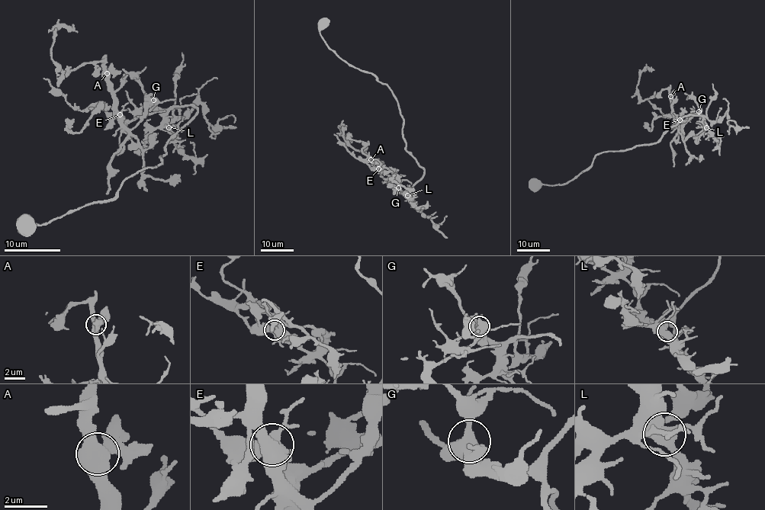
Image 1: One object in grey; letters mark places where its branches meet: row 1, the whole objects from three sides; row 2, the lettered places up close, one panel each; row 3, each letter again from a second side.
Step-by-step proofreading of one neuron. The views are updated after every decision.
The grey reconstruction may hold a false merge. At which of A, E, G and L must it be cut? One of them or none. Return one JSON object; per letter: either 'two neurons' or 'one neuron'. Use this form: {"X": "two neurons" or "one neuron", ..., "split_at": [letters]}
{"A": "one neuron", "E": "two neurons", "G": "one neuron", "L": "one neuron", "split_at": ["E"]}

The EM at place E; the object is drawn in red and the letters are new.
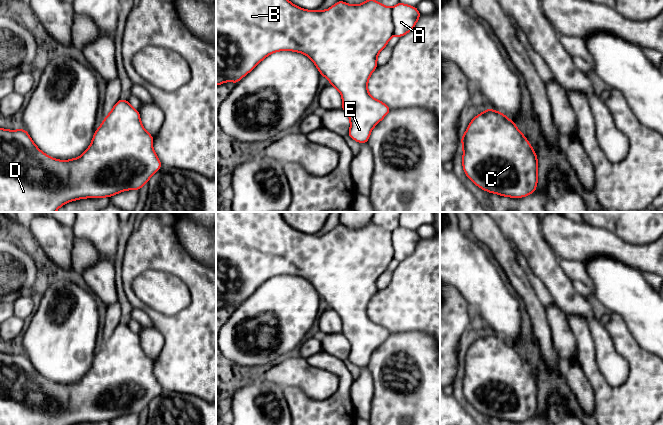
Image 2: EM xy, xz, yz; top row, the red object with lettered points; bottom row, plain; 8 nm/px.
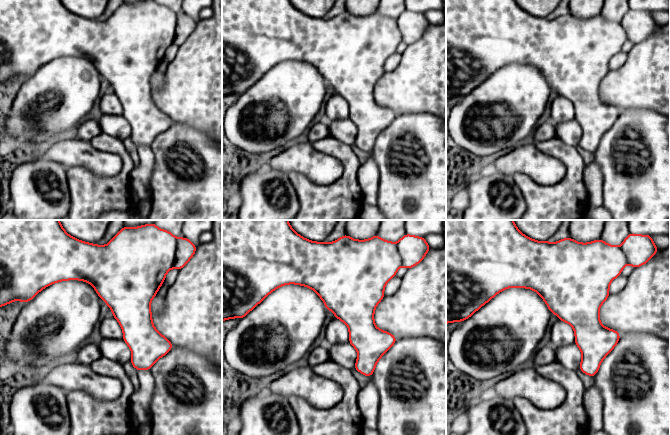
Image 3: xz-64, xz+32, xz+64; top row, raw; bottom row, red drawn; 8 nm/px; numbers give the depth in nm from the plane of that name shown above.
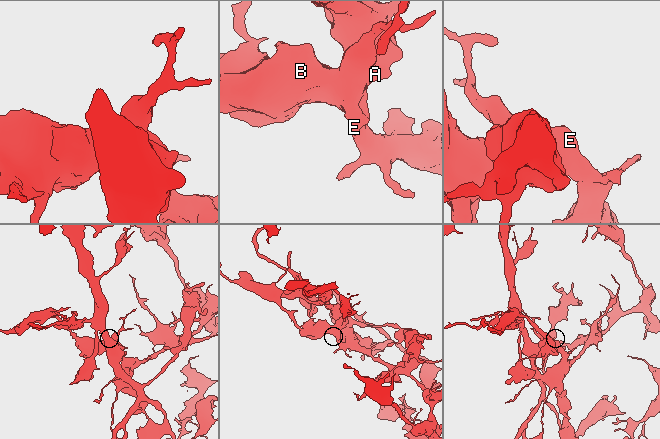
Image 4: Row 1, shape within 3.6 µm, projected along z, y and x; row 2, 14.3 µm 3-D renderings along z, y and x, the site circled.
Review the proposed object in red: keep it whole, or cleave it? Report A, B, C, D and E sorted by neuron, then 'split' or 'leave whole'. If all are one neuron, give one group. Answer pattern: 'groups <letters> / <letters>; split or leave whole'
groups A E / B C D; split

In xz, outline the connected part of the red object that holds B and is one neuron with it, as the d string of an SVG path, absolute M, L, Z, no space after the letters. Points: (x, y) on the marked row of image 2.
M216 0L216 86L229 81L237 84L264 58L284 50L305 54L319 68L327 61L316 47L322 27L338 32L346 47L345 68L336 77L352 78L353 23L391 21L392 8L376 0L358 5L339 0L327 11L305 10L289 0Z

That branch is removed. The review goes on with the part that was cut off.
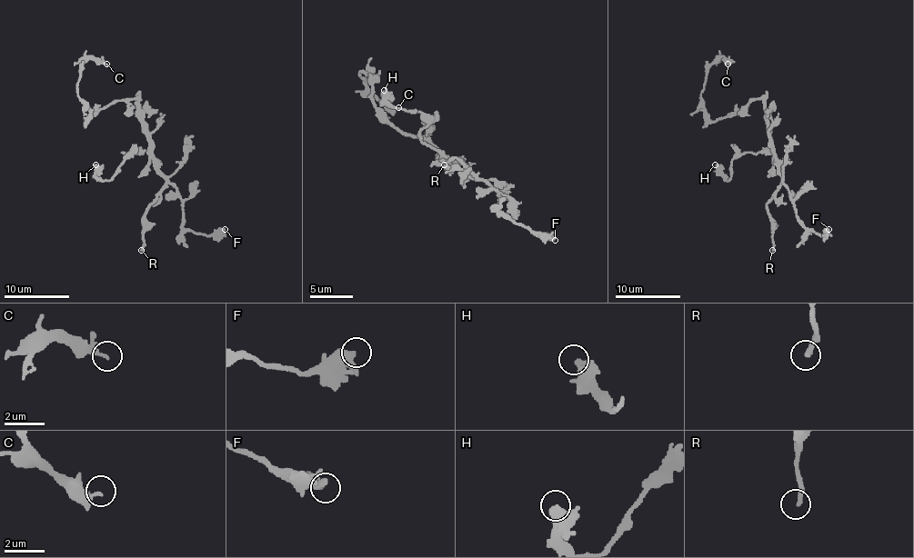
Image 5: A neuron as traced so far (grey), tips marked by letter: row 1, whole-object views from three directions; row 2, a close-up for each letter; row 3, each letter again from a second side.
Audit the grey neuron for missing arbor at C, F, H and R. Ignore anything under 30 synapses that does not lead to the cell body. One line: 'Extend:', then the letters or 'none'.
Extend: none

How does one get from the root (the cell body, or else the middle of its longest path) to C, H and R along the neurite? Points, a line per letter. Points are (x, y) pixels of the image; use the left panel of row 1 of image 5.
C: (142, 109), (135, 99), (123, 99), (87, 121), (89, 107), (77, 94), (79, 67), (89, 59), (106, 64)
H: (142, 109), (149, 146), (144, 151), (123, 153), (127, 154), (126, 158), (108, 180), (98, 175), (95, 164)
R: (142, 109), (142, 124), (150, 159), (165, 180), (165, 185), (145, 214), (141, 250)

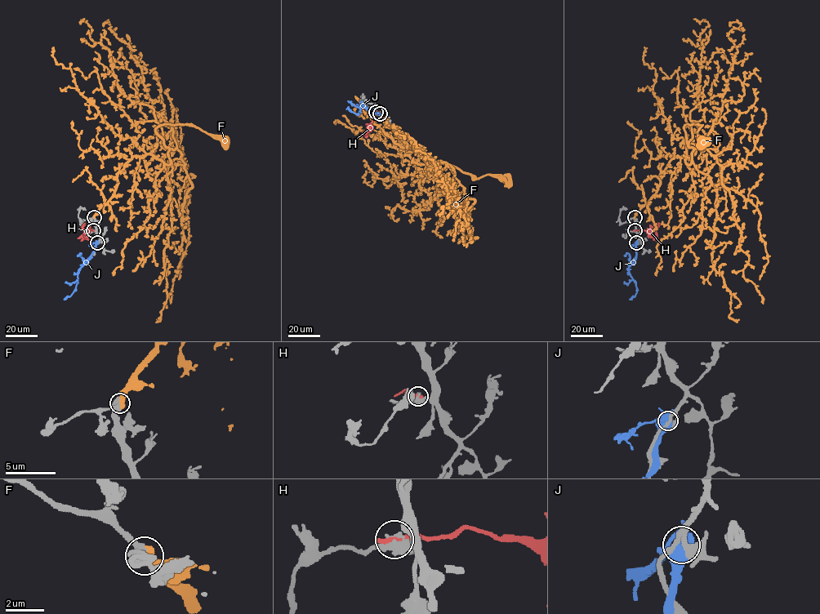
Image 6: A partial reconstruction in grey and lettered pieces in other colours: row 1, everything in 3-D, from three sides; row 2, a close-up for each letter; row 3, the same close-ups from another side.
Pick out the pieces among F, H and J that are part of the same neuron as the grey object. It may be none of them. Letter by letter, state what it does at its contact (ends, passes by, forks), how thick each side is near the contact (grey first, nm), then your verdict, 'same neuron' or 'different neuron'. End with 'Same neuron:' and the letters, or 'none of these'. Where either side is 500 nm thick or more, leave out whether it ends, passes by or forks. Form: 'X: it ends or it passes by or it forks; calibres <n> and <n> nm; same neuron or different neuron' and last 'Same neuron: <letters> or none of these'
F: calibres 480 and 550 nm; same neuron
H: it ends; calibres 440 and 460 nm; different neuron
J: calibres 240 and 600 nm; different neuron
Same neuron: F

